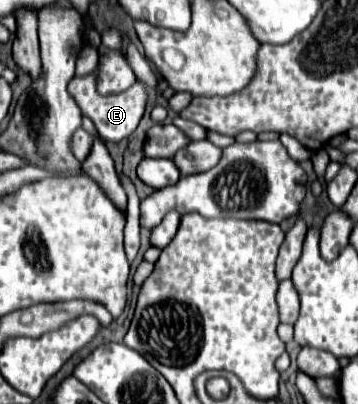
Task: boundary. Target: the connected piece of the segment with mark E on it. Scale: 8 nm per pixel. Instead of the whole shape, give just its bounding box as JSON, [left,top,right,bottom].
[69,71,147,143]

